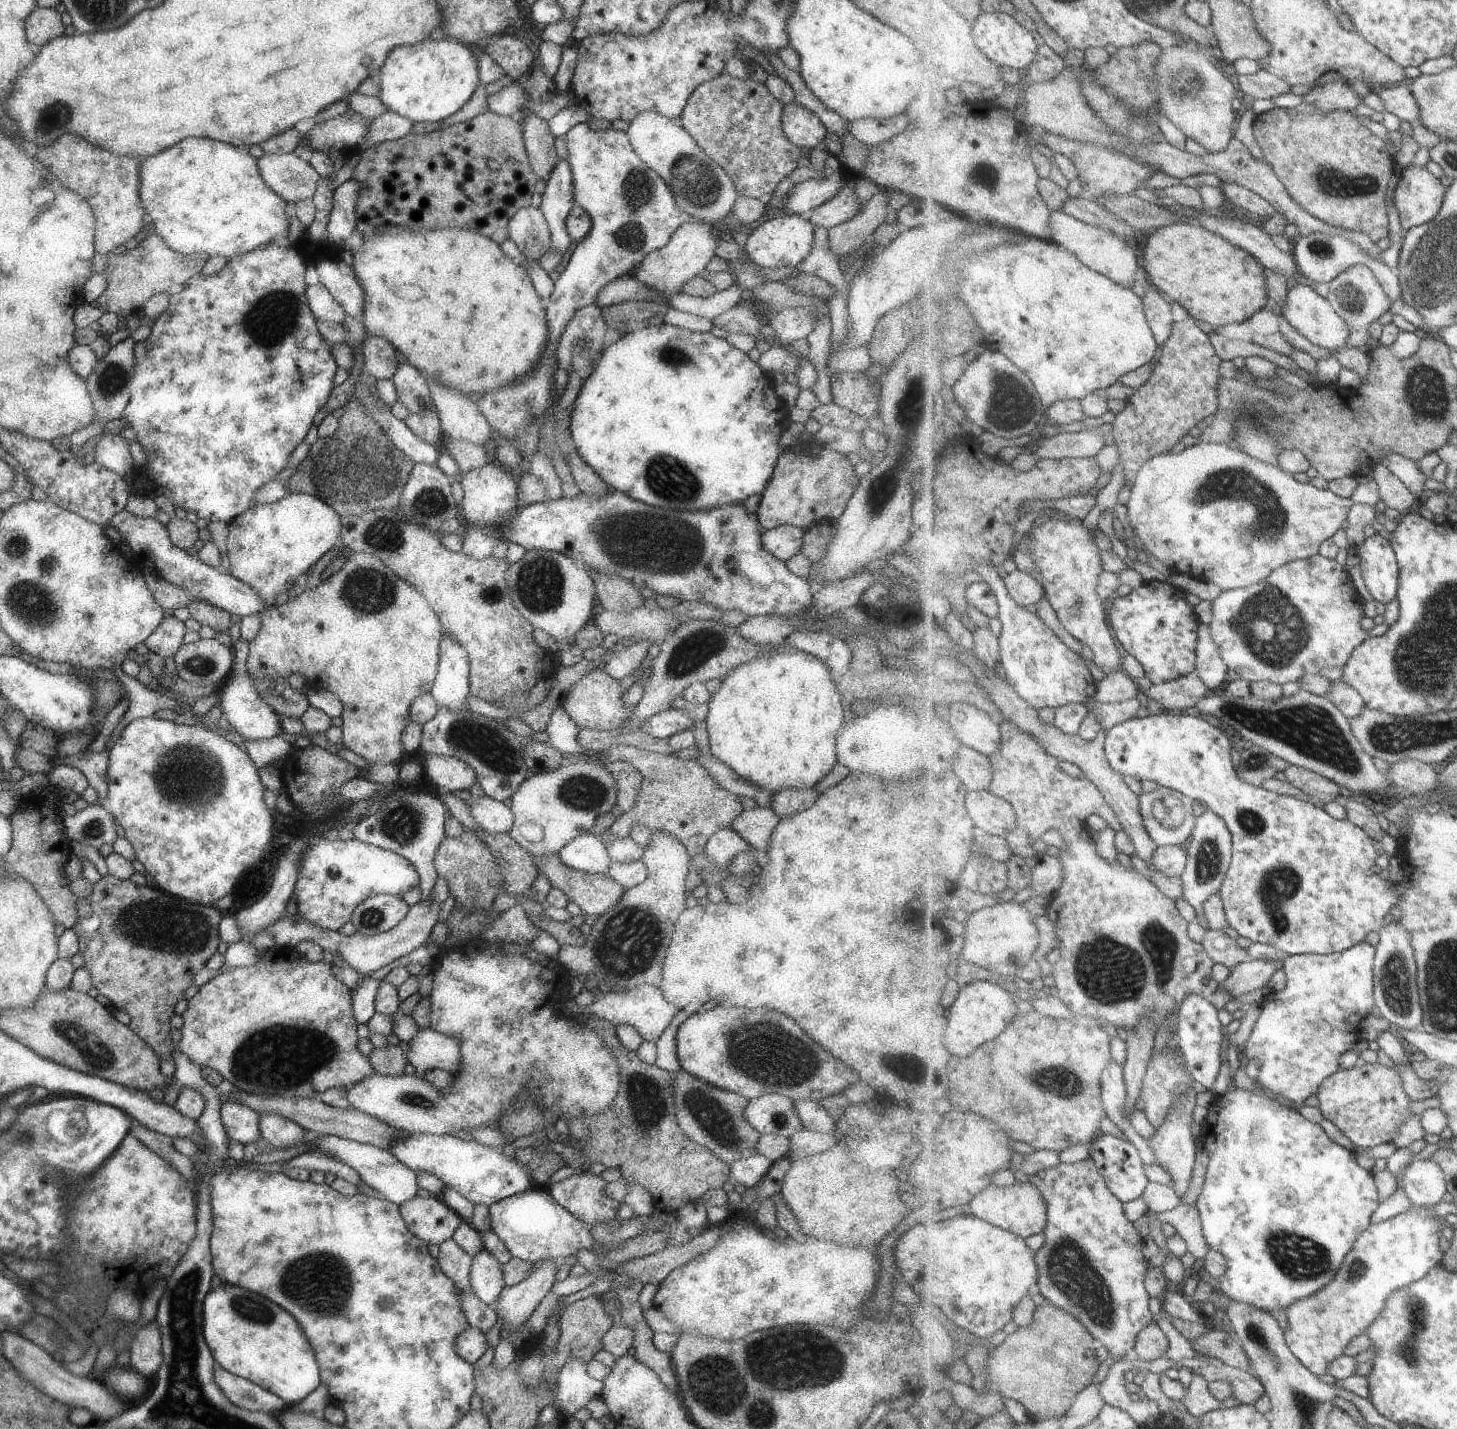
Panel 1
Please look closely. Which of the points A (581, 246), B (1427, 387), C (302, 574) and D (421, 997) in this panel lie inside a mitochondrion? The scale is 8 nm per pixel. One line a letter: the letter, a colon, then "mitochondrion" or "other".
A: other
B: mitochondrion
C: other
D: other

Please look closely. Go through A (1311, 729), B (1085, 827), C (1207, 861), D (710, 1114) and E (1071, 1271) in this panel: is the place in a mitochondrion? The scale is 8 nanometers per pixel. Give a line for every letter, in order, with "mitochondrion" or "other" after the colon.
A: mitochondrion
B: other
C: mitochondrion
D: mitochondrion
E: mitochondrion

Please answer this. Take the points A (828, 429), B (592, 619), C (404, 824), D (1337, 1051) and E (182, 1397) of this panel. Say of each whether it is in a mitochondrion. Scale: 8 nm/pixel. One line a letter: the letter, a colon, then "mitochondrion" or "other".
A: other
B: other
C: mitochondrion
D: other
E: mitochondrion

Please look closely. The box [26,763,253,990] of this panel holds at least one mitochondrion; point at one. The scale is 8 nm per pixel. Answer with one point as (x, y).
(178, 930)

